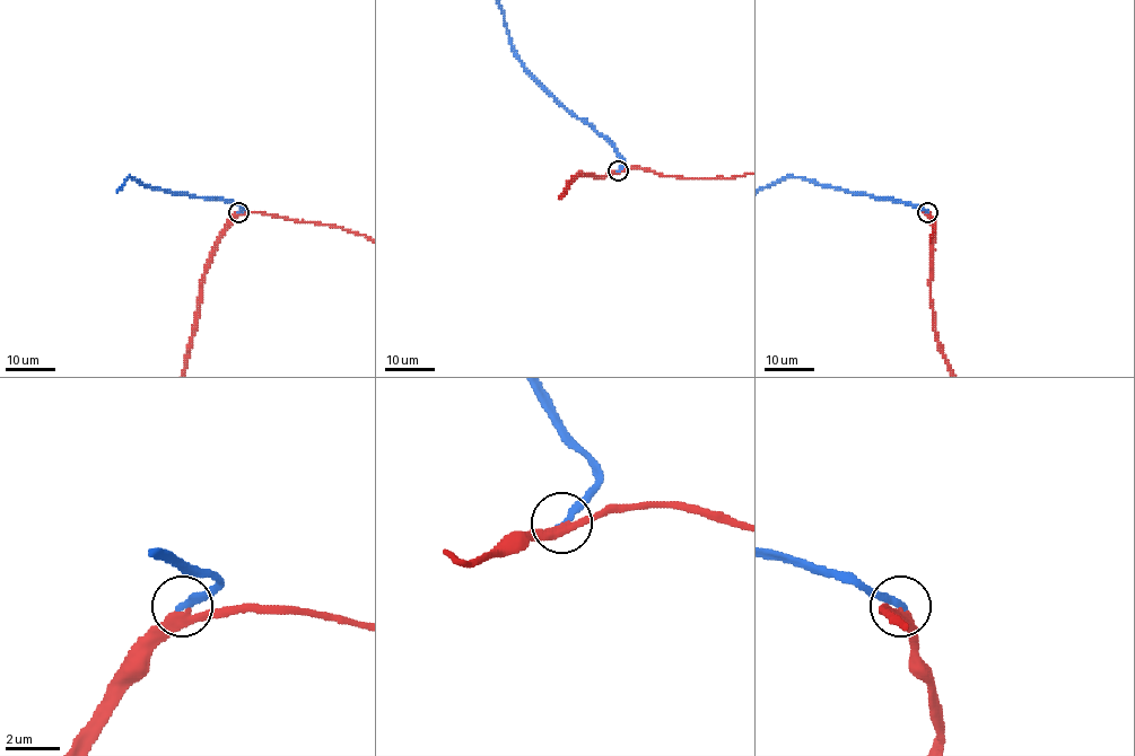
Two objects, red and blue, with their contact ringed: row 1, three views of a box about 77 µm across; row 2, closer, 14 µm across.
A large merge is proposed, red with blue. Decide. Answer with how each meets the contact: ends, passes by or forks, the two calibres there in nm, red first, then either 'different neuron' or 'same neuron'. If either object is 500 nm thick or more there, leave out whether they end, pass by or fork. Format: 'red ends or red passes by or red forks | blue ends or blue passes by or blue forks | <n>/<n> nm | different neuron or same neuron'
red passes by | blue ends | 280/280 nm | different neuron

